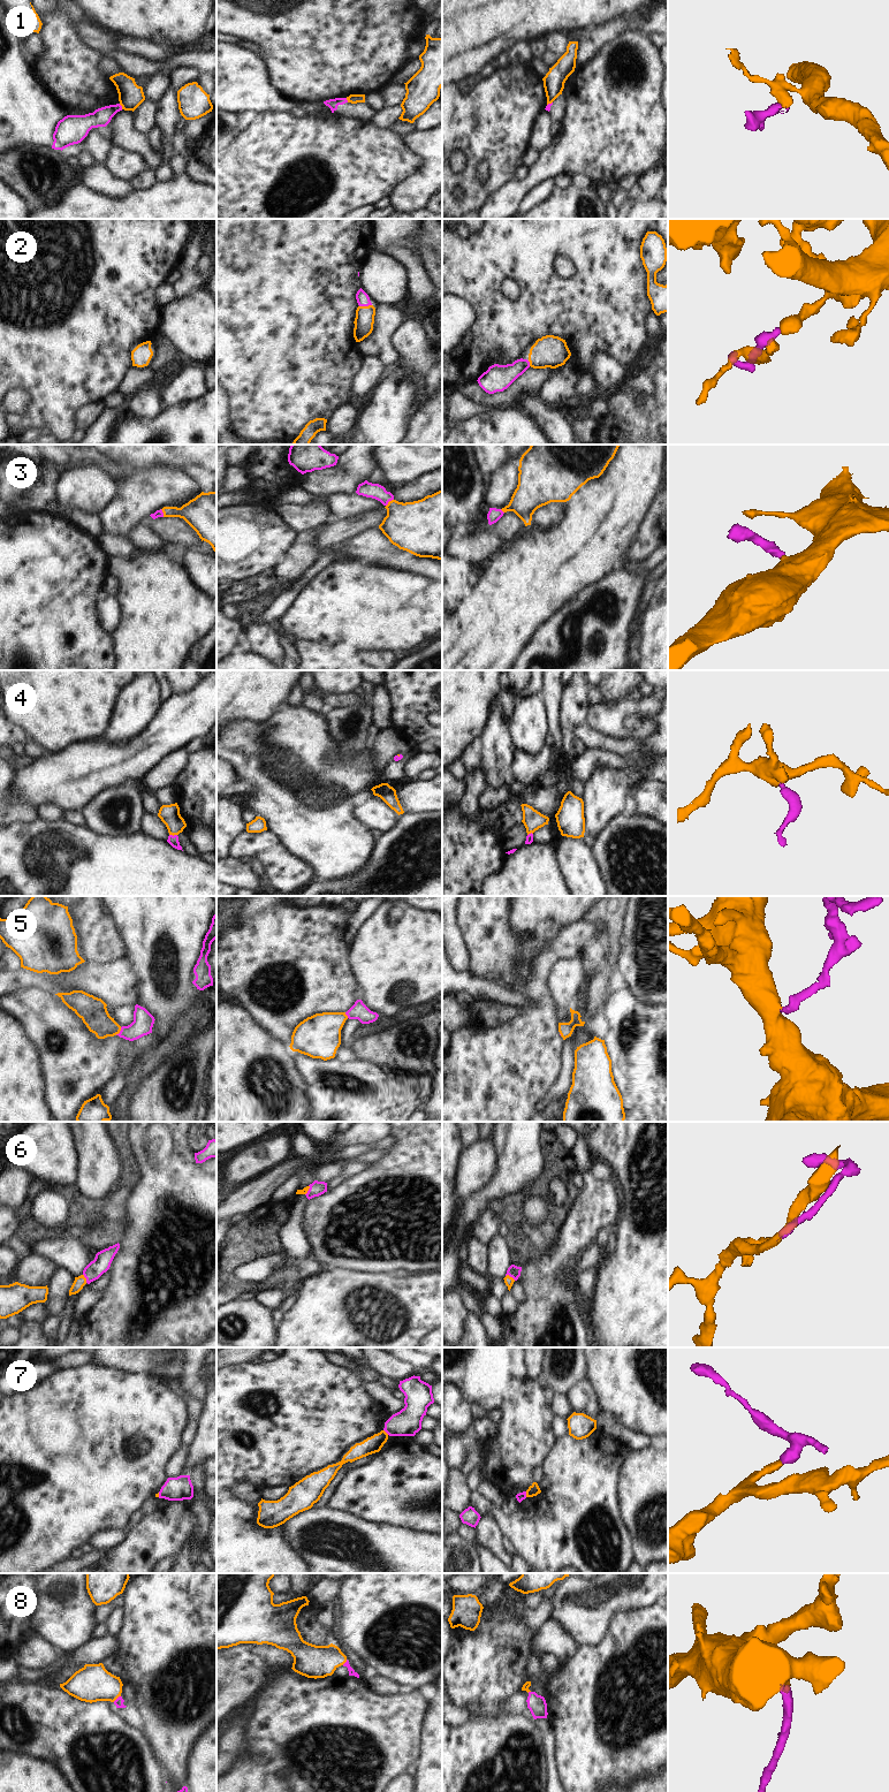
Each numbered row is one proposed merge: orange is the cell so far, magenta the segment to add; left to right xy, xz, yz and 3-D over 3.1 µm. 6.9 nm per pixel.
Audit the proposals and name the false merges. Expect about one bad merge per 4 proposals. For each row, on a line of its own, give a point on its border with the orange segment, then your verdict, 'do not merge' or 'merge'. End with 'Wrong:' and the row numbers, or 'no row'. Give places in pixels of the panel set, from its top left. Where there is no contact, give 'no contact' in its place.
1: contact xy (121, 105); do not merge
2: contact xz (365, 306); merge
3: contact xz (388, 502); merge
4: contact xy (173, 835); merge
5: contact xy (119, 1032); merge
6: contact yz (509, 1276); merge
7: contact yz (526, 1494); do not merge
8: contact xy (116, 1698); merge
Wrong: 1, 7

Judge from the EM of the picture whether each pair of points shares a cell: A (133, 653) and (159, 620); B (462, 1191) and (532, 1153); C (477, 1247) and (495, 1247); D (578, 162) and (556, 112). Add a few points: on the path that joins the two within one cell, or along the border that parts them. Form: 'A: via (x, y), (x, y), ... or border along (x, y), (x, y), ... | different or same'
A: via (141, 645), (158, 628) | same
B: border along (494, 1148), (495, 1167), (492, 1176), (471, 1193) | different
C: border along (486, 1245), (487, 1275) | different
D: border along (562, 93), (565, 98), (564, 119), (562, 122) | different

